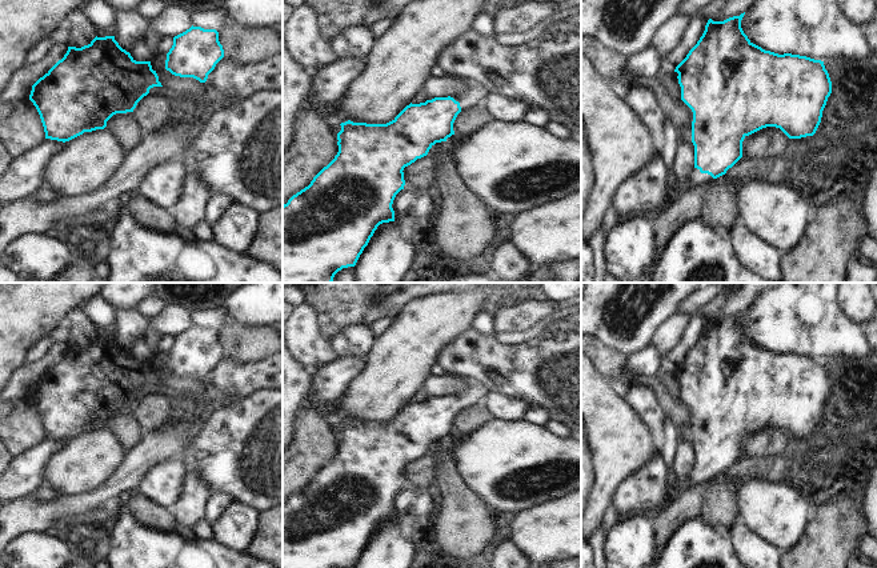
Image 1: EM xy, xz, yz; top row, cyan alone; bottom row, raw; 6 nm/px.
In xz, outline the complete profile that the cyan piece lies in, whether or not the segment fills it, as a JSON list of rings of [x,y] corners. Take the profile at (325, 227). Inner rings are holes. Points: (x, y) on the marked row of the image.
[[[473,84],[448,97],[435,97],[420,104],[411,103],[387,124],[351,120],[341,123],[341,131],[337,133],[339,152],[335,159],[308,187],[283,205],[283,283],[332,283],[339,271],[355,267],[377,227],[395,221],[392,204],[396,195],[404,189],[404,168],[427,156],[436,143],[446,141],[454,135],[453,123],[457,115],[482,104],[486,96],[482,87]]]

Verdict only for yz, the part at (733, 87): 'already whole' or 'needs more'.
needs more

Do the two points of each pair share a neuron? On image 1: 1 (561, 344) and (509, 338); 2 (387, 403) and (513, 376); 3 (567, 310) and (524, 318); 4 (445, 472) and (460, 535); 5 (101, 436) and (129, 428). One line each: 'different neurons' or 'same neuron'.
1: different neurons
2: different neurons
3: different neurons
4: same neuron
5: different neurons

